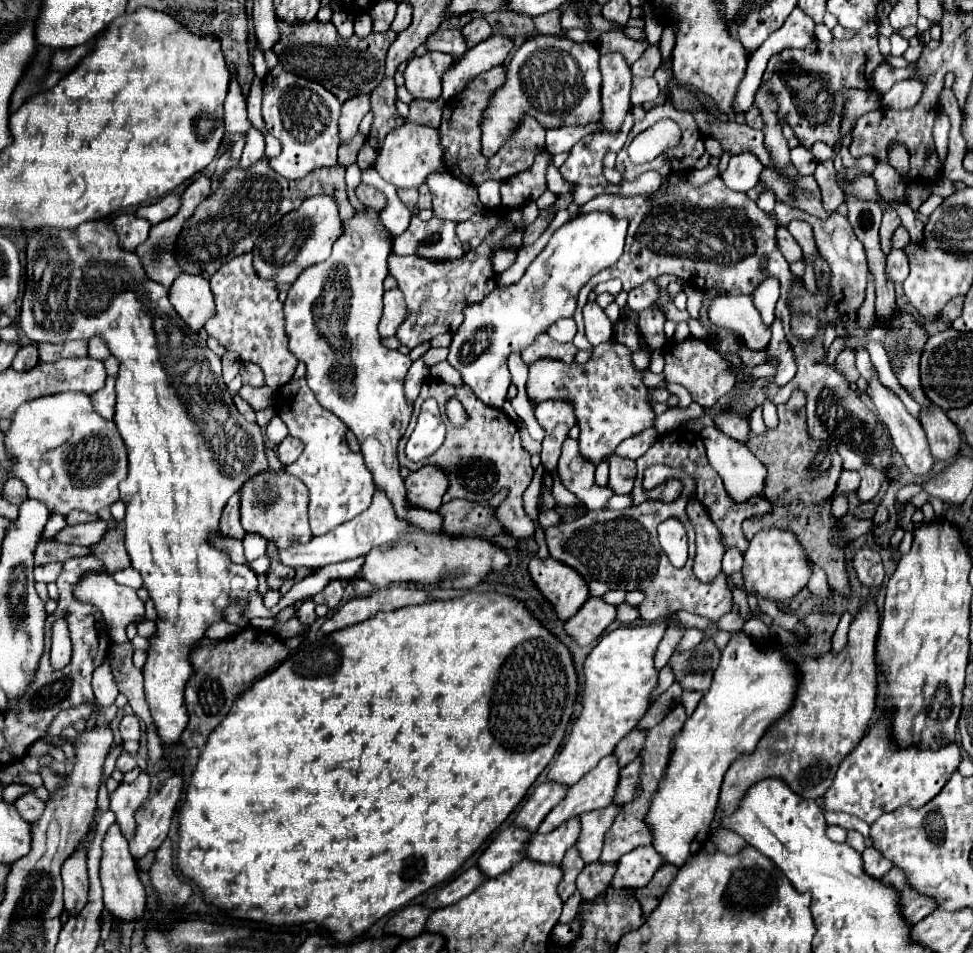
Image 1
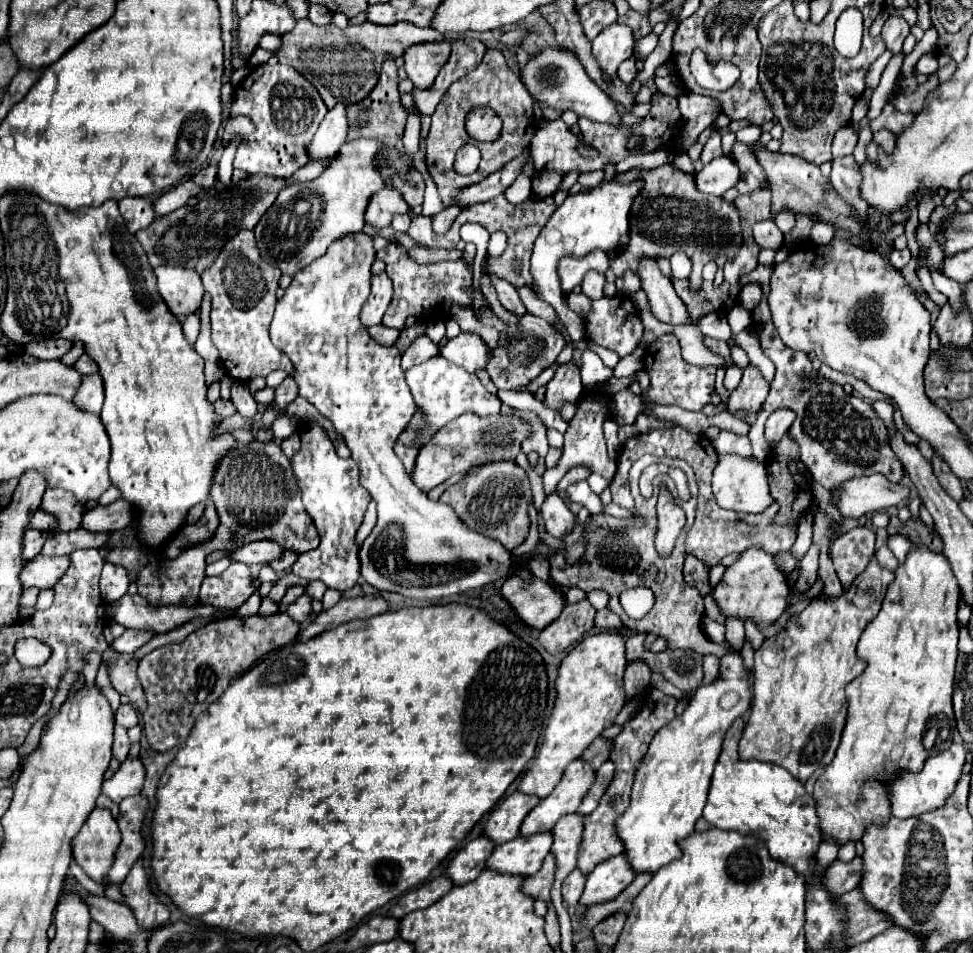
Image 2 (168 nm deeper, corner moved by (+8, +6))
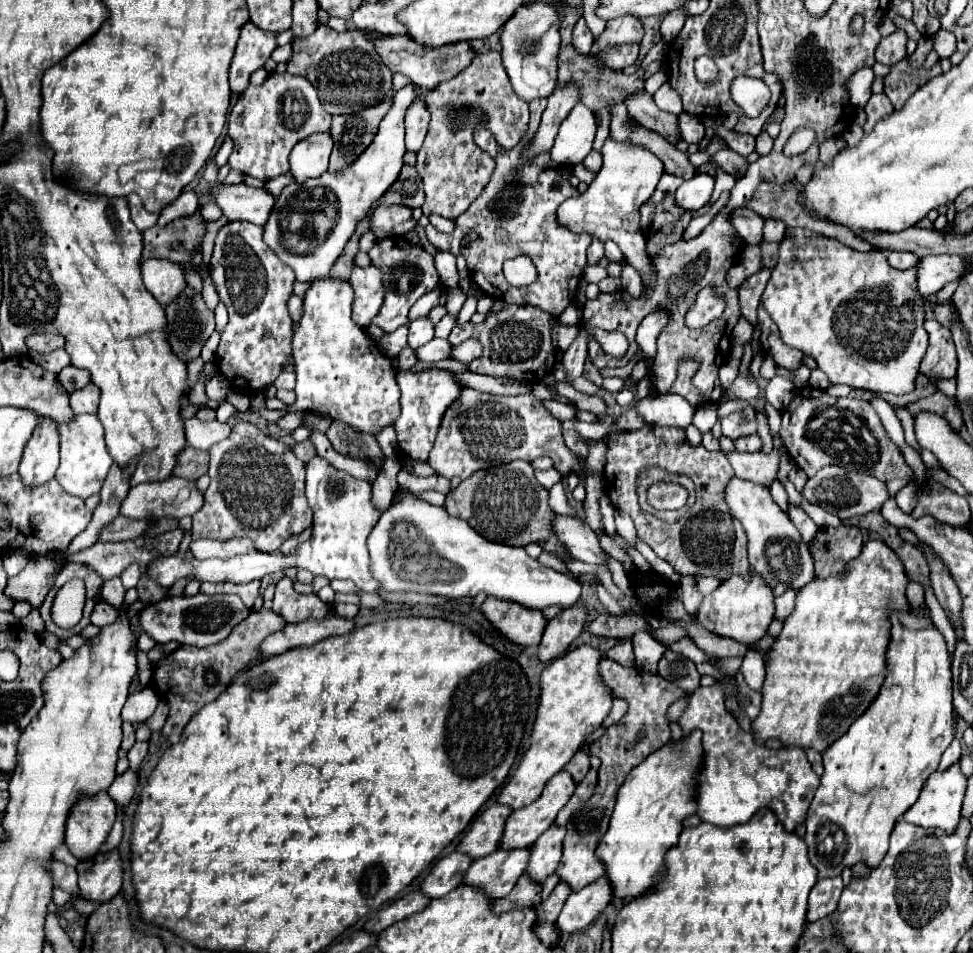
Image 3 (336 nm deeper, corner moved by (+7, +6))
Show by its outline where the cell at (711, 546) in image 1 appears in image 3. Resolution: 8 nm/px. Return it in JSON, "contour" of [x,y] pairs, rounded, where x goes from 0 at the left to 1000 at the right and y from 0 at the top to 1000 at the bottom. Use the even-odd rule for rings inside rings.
{"contour":[[[711,604],[701,607],[701,634],[707,644],[715,644],[717,636],[721,632],[721,623],[715,617],[715,609]]]}

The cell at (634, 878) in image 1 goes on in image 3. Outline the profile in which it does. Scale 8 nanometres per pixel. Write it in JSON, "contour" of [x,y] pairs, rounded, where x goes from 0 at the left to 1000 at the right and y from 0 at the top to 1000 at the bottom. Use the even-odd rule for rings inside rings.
{"contour":[[[621,919],[610,928],[598,932],[596,936],[588,936],[573,959],[573,978],[584,982],[588,978],[604,974],[613,965],[613,961],[627,949],[627,944],[627,925]]]}

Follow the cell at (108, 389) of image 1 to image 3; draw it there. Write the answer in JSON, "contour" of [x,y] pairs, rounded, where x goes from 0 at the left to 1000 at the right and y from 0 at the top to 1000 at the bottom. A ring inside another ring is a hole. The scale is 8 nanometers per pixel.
{"contour":[[[84,407],[72,413],[72,426],[76,430],[76,434],[98,434],[101,431],[103,420],[103,409],[101,407]]]}

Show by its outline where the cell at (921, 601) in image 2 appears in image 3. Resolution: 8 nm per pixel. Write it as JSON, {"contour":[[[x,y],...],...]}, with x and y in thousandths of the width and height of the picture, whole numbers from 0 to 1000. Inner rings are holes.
{"contour":[[[933,642],[933,644],[919,644],[917,646],[917,672],[915,672],[915,680],[913,680],[913,709],[904,722],[902,732],[894,739],[894,743],[874,762],[874,766],[869,768],[869,772],[865,772],[865,776],[859,776],[853,785],[849,785],[849,789],[845,789],[845,800],[847,800],[847,812],[843,818],[843,825],[839,829],[839,835],[830,848],[830,856],[828,856],[828,886],[830,886],[830,896],[832,896],[832,905],[837,907],[837,911],[841,913],[841,921],[857,921],[863,919],[867,911],[876,911],[878,907],[886,905],[892,911],[900,911],[909,896],[913,894],[913,881],[915,881],[915,873],[921,865],[921,860],[943,839],[943,833],[948,829],[948,823],[954,818],[954,814],[962,808],[968,789],[976,783],[976,779],[980,776],[978,772],[978,722],[976,722],[976,714],[978,714],[978,703],[976,703],[976,688],[972,682],[972,674],[970,667],[964,663],[964,659],[950,646],[943,646],[941,642]]]}

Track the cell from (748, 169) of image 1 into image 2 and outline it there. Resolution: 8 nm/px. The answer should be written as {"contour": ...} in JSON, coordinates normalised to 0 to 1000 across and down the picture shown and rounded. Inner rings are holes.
{"contour":[[[739,164],[723,174],[720,180],[716,180],[716,197],[725,204],[743,206],[749,197],[753,197],[760,189],[760,176],[757,170],[751,164]]]}

